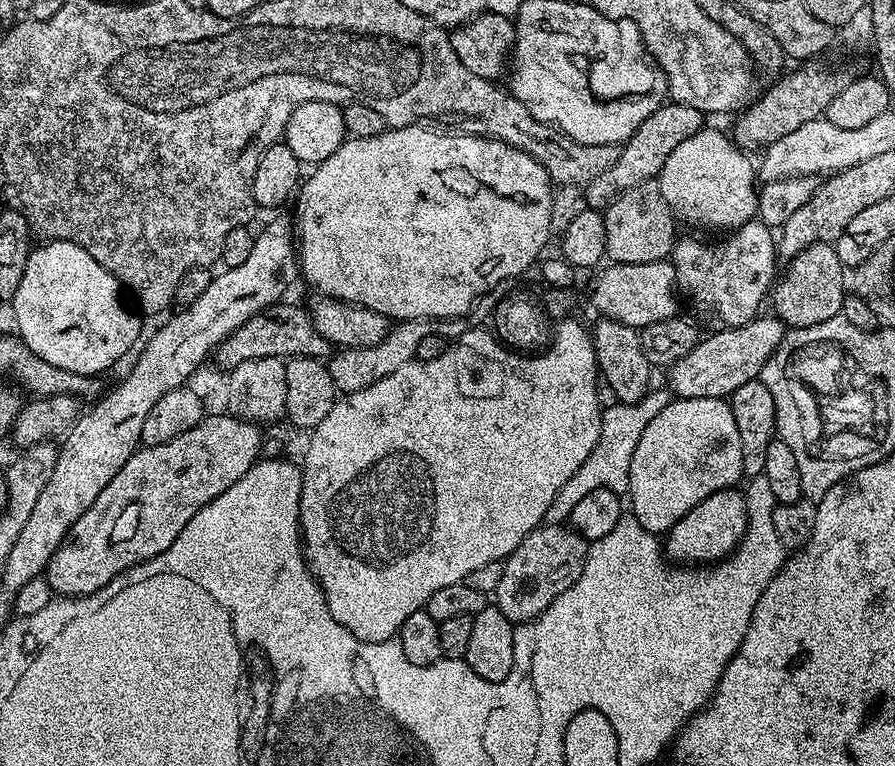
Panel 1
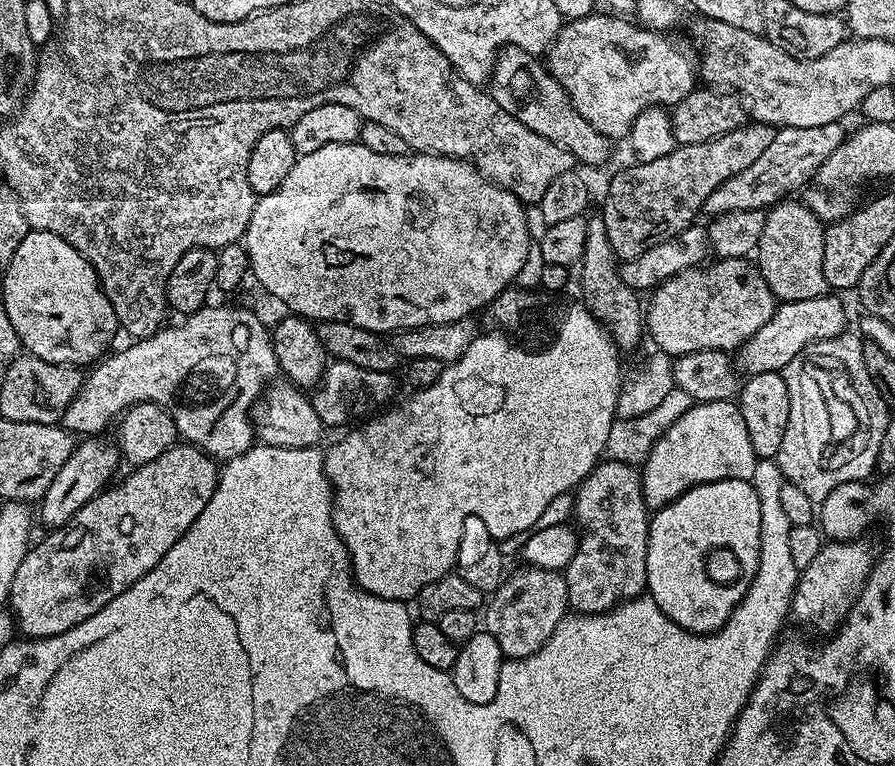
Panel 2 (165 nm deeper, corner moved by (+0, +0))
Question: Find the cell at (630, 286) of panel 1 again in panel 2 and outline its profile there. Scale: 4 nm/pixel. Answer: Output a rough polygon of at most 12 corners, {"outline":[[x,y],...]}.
{"outline":[[748,258],[651,293],[646,332],[673,358],[732,354],[778,301]]}

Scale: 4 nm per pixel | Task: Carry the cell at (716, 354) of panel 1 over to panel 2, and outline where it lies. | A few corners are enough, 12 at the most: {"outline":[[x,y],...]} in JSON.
{"outline":[[839,295],[785,300],[735,353],[741,373],[783,373],[849,327]]}

